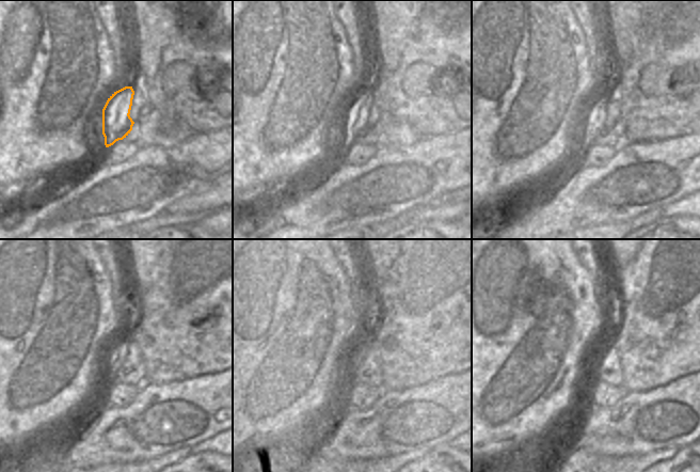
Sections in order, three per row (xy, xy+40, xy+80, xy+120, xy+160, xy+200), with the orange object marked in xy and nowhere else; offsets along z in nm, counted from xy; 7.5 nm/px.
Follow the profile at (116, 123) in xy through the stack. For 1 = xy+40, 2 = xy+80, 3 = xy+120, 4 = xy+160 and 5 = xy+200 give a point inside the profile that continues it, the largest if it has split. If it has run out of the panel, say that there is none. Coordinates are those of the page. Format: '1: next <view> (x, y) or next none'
1: next xy+40 (356, 123)
2: next xy+80 (597, 123)
3: next xy+120 (121, 362)
4: next xy+160 (364, 368)
5: next xy+200 (608, 370)

